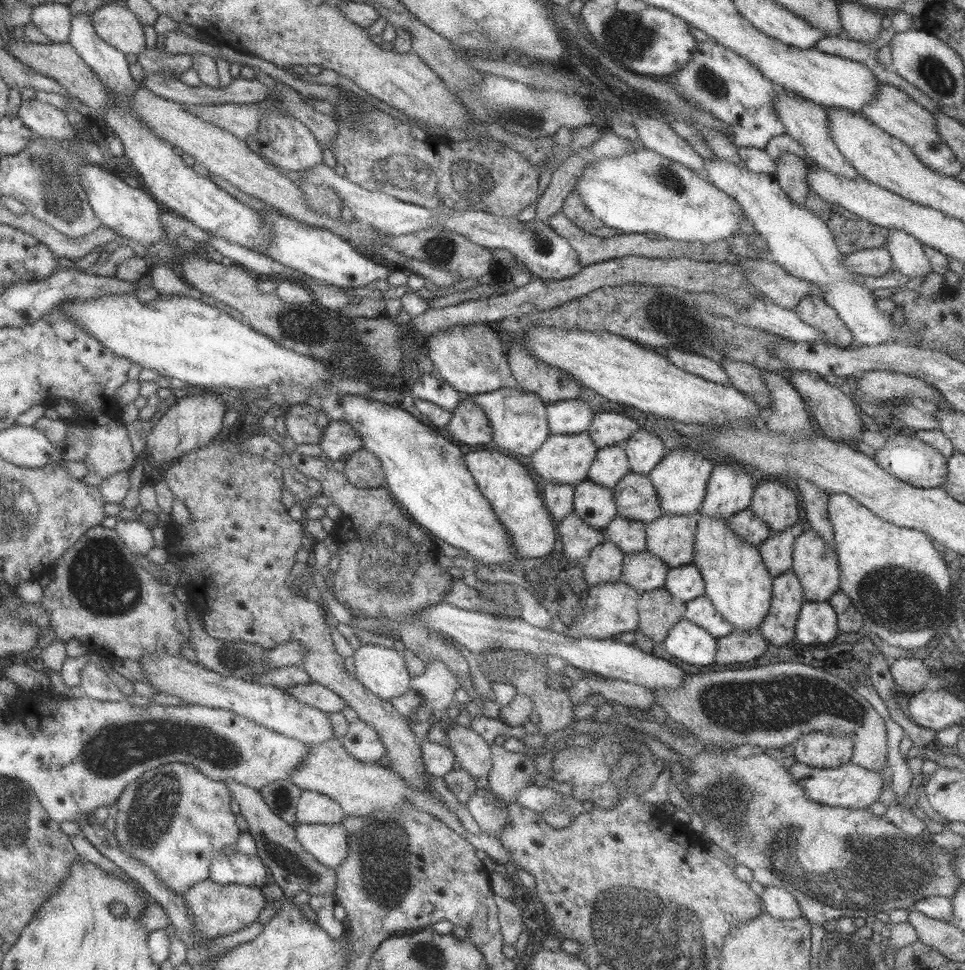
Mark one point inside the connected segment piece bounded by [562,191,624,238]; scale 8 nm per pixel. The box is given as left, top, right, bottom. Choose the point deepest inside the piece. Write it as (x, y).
(574, 208)

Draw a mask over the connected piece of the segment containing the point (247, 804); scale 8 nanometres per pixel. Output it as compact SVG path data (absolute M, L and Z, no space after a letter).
M226 779L226 786L228 786L230 792L232 792L232 799L236 800L240 806L242 816L248 822L248 832L254 836L257 844L257 855L262 859L262 863L268 866L270 872L272 872L272 878L276 881L276 884L283 889L286 898L294 898L299 892L307 892L311 896L325 896L326 894L334 894L337 888L337 875L333 869L323 866L320 862L316 861L316 858L312 856L302 845L297 838L295 827L286 823L284 819L280 818L280 815L274 813L272 809L268 808L268 803L264 801L260 790L242 785L234 779Z

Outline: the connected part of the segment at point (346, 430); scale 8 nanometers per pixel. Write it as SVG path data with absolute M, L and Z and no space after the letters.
M330 421L319 446L328 459L343 462L363 448L359 435L345 421Z

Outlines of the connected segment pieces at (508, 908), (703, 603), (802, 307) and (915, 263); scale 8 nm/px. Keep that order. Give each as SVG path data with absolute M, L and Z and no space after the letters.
M497 895L494 896L494 899L499 909L499 923L501 924L503 942L505 946L514 947L523 930L531 926L529 923L525 923L526 919L522 919L522 911L511 899Z
M698 596L686 603L686 620L701 626L714 638L724 638L735 628L718 612L708 596Z
M810 295L802 299L794 311L804 323L818 329L828 344L842 348L854 344L851 330L824 299Z
M888 228L888 231L888 242L884 247L890 251L892 268L900 270L911 279L933 272L928 256L924 254L924 245L918 238L898 228Z

